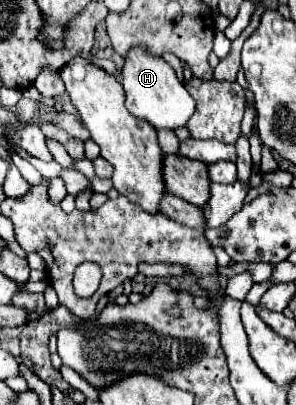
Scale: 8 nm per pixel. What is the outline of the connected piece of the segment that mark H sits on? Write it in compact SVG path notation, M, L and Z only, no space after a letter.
M137 44L125 54L125 64L121 70L121 84L127 94L127 108L131 114L147 120L153 128L169 128L175 130L177 126L185 126L191 114L195 112L195 100L185 90L183 82L177 80L173 68L159 56L149 54L147 46Z

